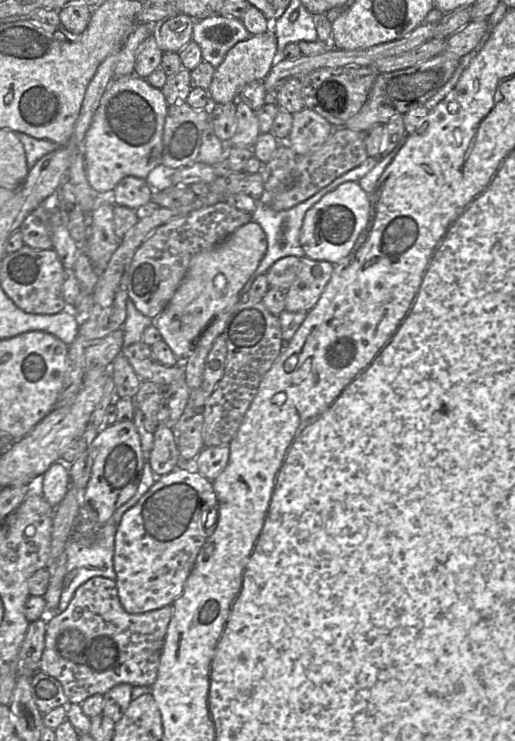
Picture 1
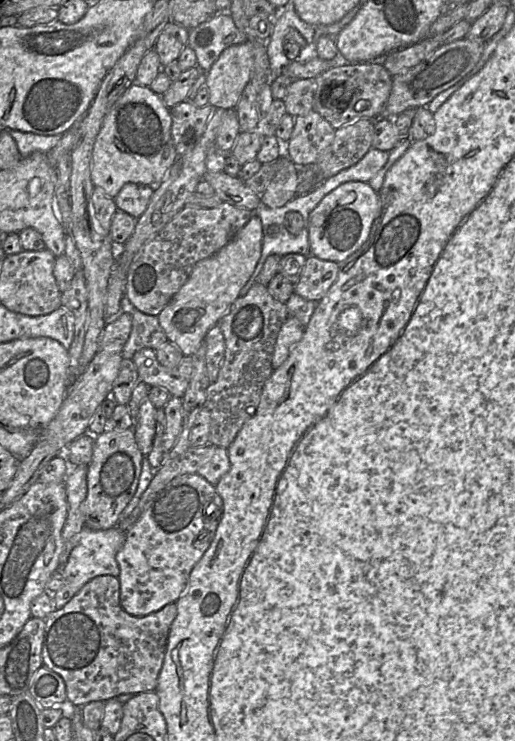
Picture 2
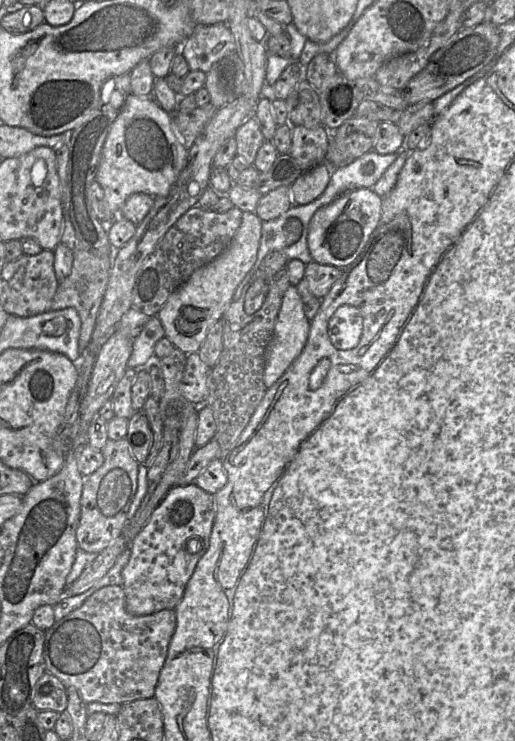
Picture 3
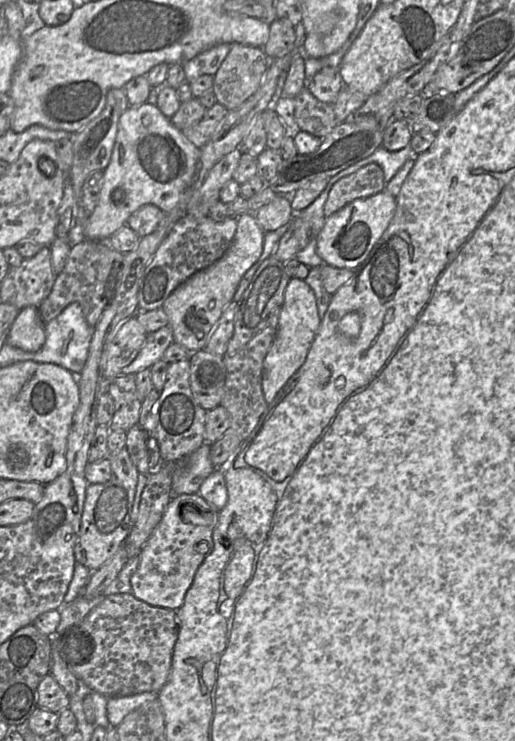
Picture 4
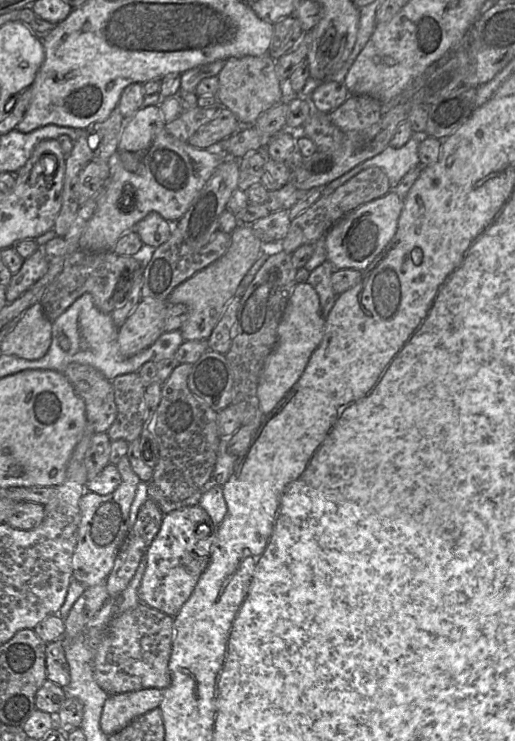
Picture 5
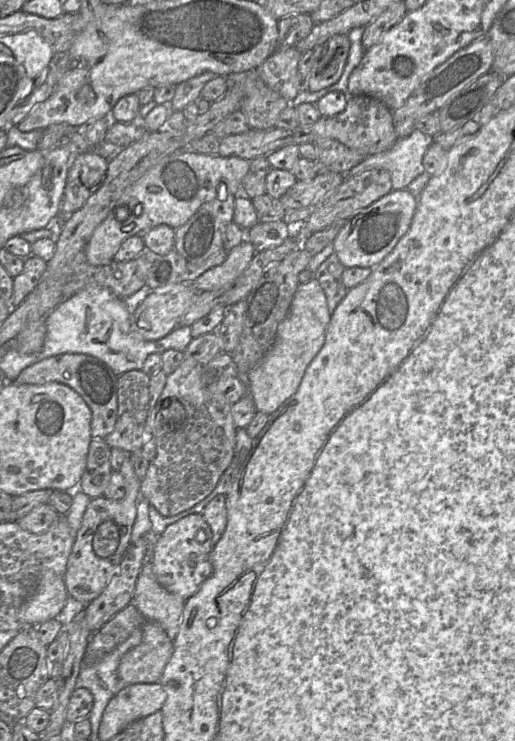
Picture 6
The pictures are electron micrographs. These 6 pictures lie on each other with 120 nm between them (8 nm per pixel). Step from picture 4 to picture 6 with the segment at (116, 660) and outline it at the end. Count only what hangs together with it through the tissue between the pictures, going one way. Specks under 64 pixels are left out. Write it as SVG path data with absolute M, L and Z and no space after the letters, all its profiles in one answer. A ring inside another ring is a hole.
M146 620L141 630L141 643L125 653L118 666L118 677L125 687L158 683L173 653L173 640L157 622Z

